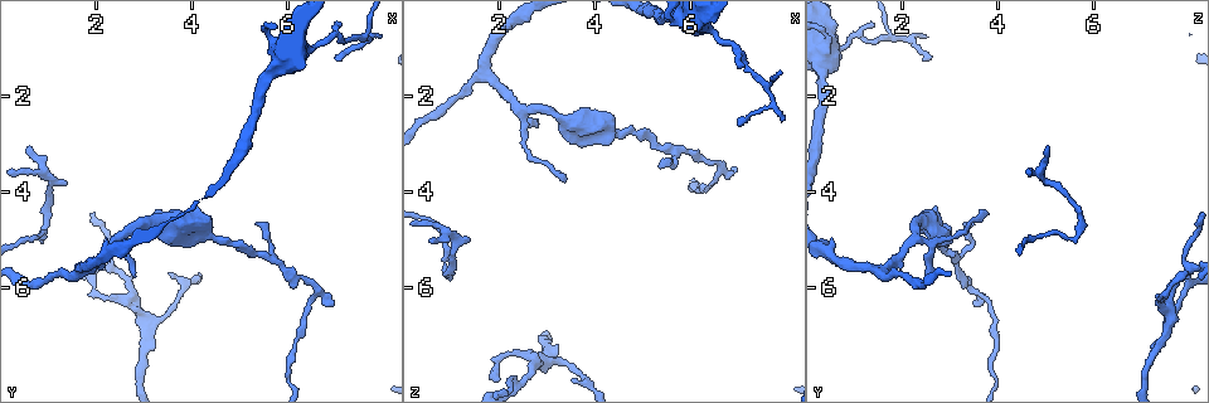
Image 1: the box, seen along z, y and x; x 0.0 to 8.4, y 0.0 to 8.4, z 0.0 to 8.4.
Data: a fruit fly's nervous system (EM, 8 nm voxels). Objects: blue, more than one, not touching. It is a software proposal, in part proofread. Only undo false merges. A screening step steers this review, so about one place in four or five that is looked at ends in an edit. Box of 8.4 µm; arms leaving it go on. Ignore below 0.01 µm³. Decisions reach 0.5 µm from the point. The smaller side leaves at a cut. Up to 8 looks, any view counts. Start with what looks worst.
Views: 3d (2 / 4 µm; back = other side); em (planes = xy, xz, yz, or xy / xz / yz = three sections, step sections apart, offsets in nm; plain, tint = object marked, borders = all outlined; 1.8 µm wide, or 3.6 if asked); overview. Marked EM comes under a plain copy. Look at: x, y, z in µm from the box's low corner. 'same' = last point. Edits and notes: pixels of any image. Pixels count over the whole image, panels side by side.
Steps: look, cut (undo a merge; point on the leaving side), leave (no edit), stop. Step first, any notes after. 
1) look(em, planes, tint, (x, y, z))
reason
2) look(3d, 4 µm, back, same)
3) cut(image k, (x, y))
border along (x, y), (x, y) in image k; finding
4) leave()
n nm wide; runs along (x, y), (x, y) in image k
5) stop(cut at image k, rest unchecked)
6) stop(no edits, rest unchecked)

look(em, yz, step 16, tint, (2.25, 6.25, 7.35))

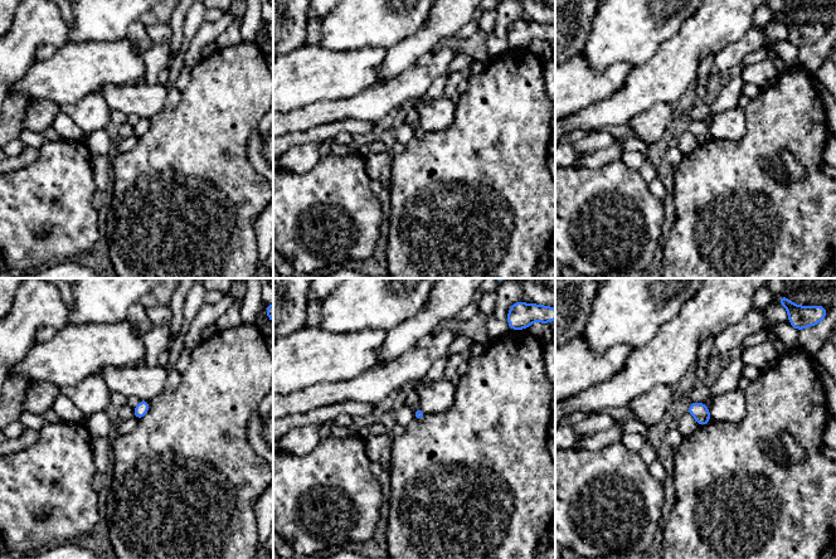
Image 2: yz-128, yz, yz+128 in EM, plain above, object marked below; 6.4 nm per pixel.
cut(image 2, (704, 419))
border along (708, 413), (696, 418) in image 2; two cells meet here

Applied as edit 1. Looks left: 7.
look(overview)

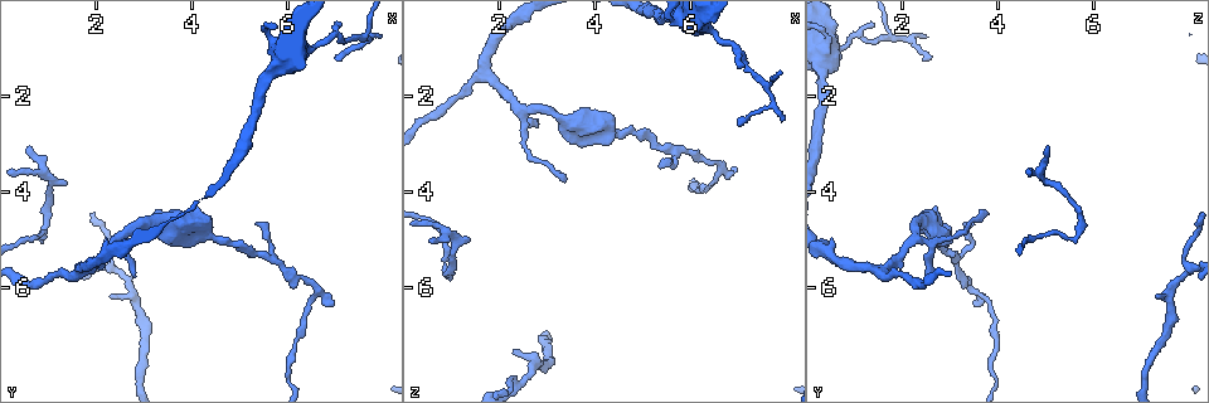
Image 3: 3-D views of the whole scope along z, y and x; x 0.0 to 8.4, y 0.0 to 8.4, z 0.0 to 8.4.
look(em, planes, tint, (6.60, 6.10, 3.45))
sharp bend

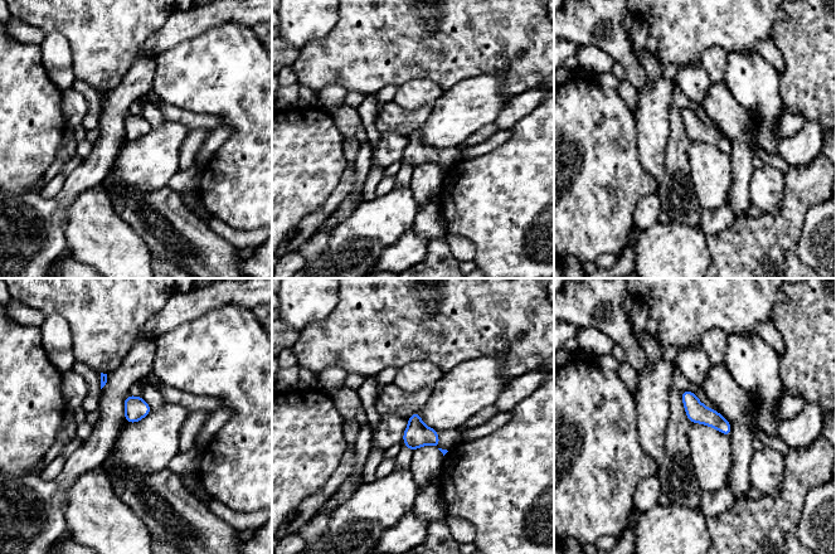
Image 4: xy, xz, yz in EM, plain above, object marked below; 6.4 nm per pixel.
leave()
runs along (684, 394), (728, 431) in image 4; one cell here

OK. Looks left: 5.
look(em, 3.6 µm, xy, step 8, tint, (7.50, 0.80, 1.75))

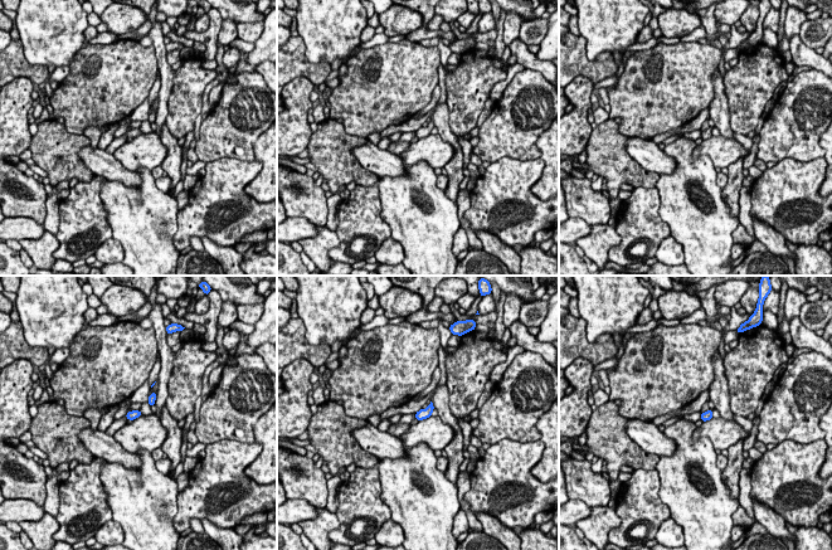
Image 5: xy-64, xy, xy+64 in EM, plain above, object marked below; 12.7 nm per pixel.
look(em, 3.6 µm, planes, tint, same)

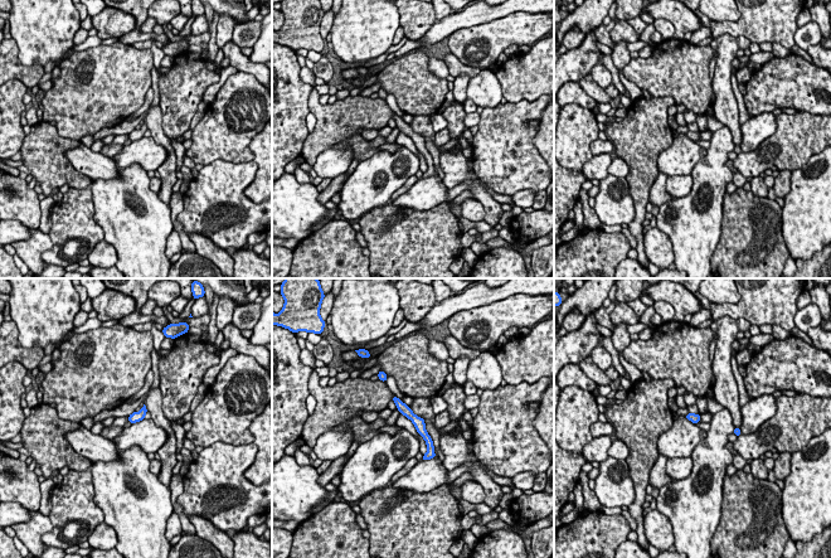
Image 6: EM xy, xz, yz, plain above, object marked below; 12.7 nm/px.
leave()
runs along (397, 401), (419, 425), (431, 451) in image 6; all the same cell

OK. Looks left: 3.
stop(cut at image 2, rest unchecked)

